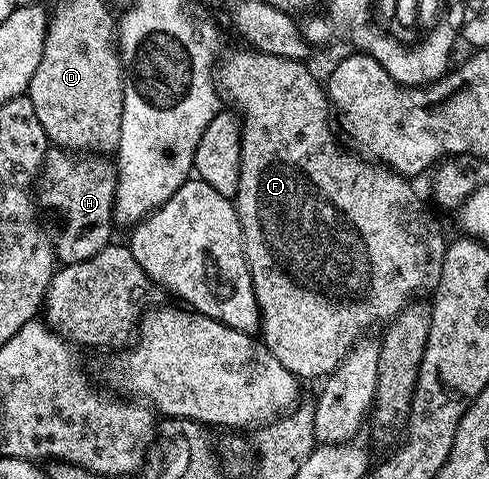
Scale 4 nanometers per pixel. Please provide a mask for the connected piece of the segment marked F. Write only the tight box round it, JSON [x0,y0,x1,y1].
[216,50,447,378]

